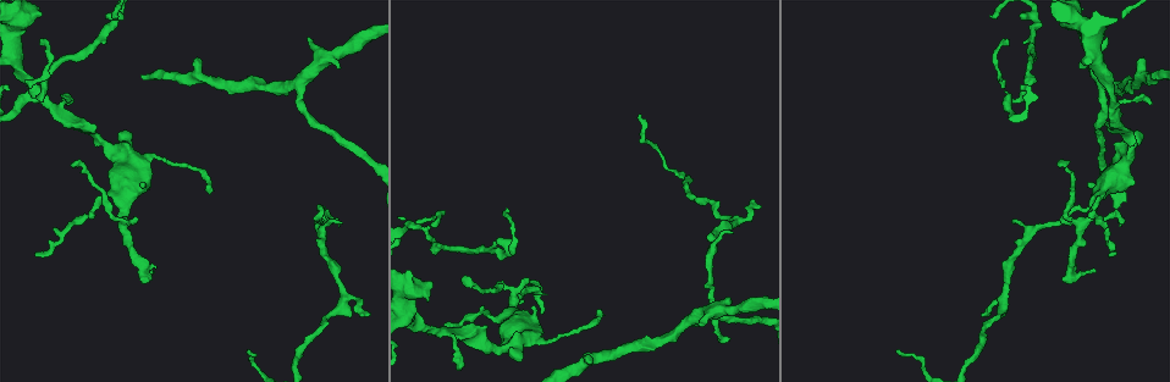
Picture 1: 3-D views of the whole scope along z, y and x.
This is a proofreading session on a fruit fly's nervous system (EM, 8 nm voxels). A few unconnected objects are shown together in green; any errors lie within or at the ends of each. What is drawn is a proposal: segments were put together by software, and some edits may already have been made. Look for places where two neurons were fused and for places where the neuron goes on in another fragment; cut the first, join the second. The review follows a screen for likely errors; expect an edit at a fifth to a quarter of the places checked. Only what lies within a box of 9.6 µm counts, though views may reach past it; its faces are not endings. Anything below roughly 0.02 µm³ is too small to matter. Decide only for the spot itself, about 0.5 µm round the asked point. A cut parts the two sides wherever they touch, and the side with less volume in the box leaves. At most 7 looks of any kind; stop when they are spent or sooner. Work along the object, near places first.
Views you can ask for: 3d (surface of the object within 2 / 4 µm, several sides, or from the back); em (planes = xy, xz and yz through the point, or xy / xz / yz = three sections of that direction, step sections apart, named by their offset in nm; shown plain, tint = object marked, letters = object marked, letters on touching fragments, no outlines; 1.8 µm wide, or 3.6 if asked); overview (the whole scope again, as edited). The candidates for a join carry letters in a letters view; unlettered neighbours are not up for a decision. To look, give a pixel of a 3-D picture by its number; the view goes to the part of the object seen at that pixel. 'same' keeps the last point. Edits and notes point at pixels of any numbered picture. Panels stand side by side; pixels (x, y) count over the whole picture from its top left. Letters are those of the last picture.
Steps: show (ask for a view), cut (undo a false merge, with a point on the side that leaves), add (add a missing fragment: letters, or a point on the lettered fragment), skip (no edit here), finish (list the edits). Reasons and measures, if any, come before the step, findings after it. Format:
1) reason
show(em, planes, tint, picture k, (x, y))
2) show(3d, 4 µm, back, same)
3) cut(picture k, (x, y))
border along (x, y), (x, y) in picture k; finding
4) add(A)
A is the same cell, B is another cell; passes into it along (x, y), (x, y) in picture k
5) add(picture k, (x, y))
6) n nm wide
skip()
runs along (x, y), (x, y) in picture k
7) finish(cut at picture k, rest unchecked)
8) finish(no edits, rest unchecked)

three arms meet
show(em, planes, letters, picture 1, (515, 303))

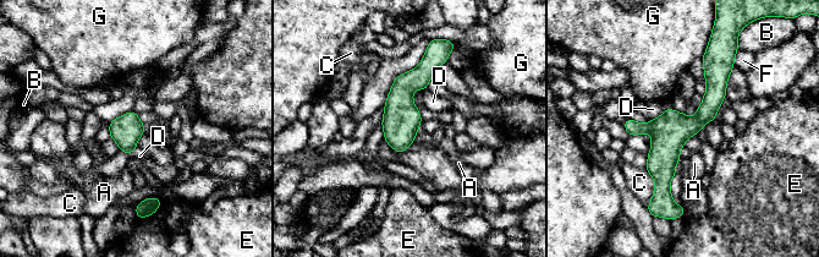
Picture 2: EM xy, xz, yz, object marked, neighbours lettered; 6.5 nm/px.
skip()
A, B, C, D, E, F and G are other cells; runs along (705, 59), (712, 103), (664, 152), (670, 201) in picture 2; all the same neuron

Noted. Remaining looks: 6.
an open end
show(3d, 2 µm, picture 1, (120, 136))

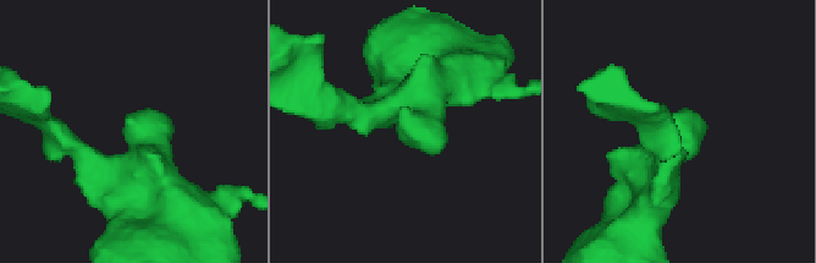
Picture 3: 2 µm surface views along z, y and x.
need the tissue
show(em, planes, letters, picture 3, (403, 108))

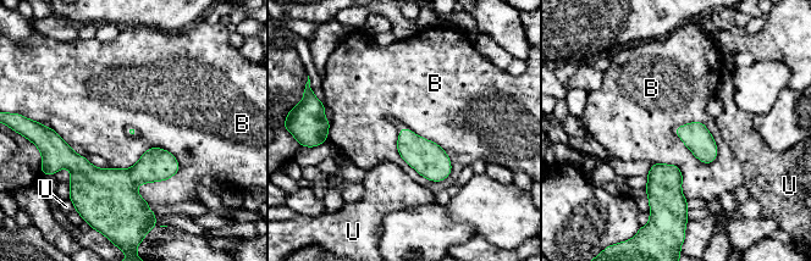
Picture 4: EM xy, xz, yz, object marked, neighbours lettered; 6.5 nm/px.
B touches over 460 nm
skip()
B and U are other cells; border along (401, 127), (397, 153), (445, 179) in picture 4; no lettered fragment goes on from it

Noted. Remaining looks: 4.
end of a long branch
show(em, 3.6 µm, yz, step 4, letters, picture 1, (35, 253))

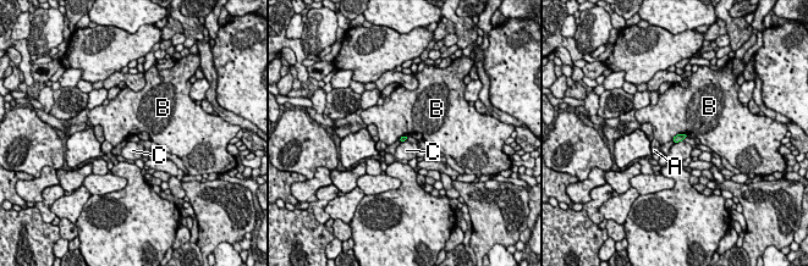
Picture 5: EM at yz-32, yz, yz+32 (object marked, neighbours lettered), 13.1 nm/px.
show(em, 3.6 µm, planes, letters, same)

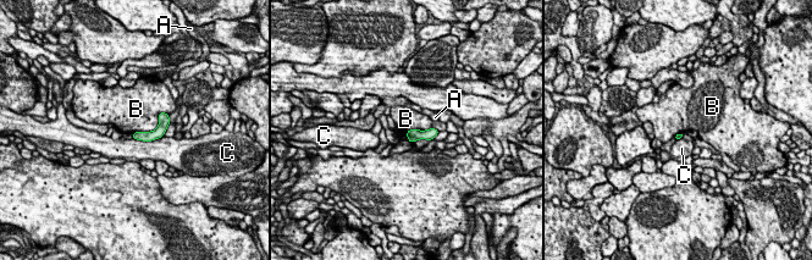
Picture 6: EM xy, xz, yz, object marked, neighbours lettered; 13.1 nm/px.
skip()
A, B and C are other cells; runs along (166, 121), (152, 136), (136, 136) in picture 6; none of them fits

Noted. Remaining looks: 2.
finish(no edits, rest unchecked)

